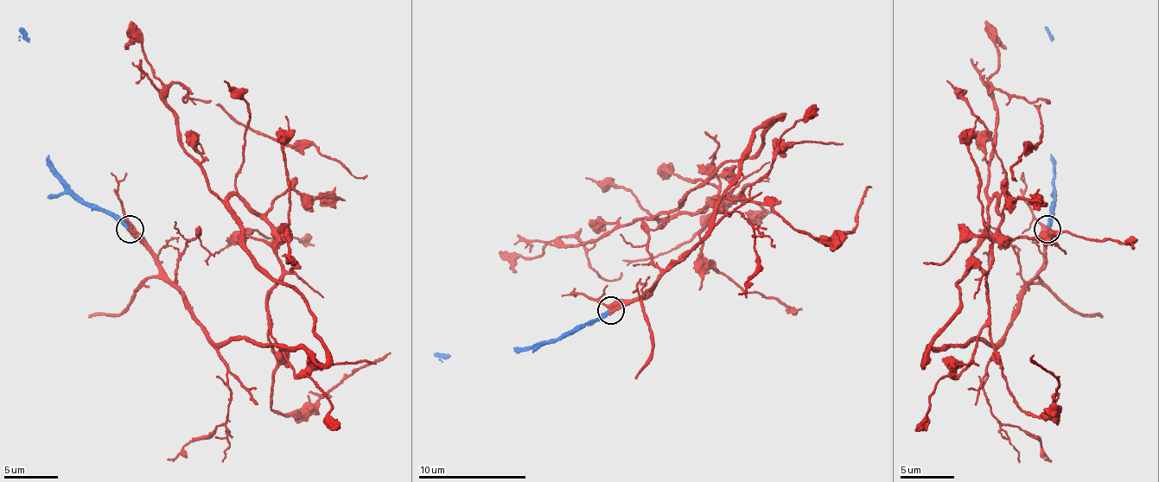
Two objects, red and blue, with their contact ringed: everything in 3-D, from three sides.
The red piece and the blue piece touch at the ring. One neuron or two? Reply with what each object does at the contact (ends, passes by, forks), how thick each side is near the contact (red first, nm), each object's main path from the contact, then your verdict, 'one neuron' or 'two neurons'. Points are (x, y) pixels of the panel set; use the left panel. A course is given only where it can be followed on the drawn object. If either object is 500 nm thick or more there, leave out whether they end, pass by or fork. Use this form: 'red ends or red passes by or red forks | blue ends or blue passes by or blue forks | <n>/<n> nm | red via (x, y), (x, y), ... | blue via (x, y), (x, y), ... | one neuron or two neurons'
red passes by | blue ends | 480/320 nm | red via (130, 230), (209, 339), (321, 364), (310, 306), (250, 255), (233, 208), (181, 146), (166, 89), (367, 175) | blue via (130, 230), (82, 199), (55, 170), (48, 156), (30, 37), (20, 27) | one neuron

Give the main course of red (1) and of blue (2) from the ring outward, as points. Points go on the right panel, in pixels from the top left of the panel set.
1: (1047, 230), (1000, 339), (932, 347), (924, 364), (983, 233), (989, 84), (1050, 100), (1015, 178)
2: (1047, 230), (1053, 199), (1053, 169), (1050, 155), (1050, 36), (1046, 25)

